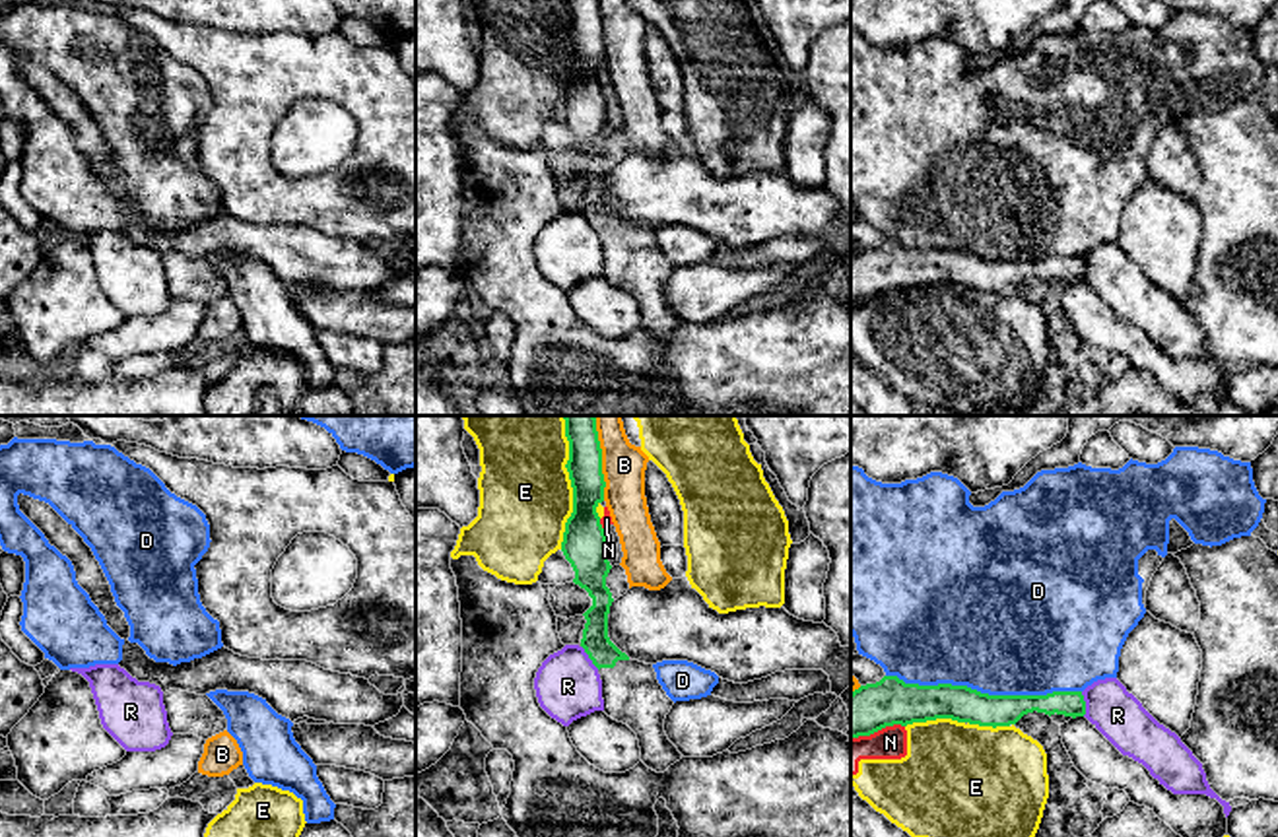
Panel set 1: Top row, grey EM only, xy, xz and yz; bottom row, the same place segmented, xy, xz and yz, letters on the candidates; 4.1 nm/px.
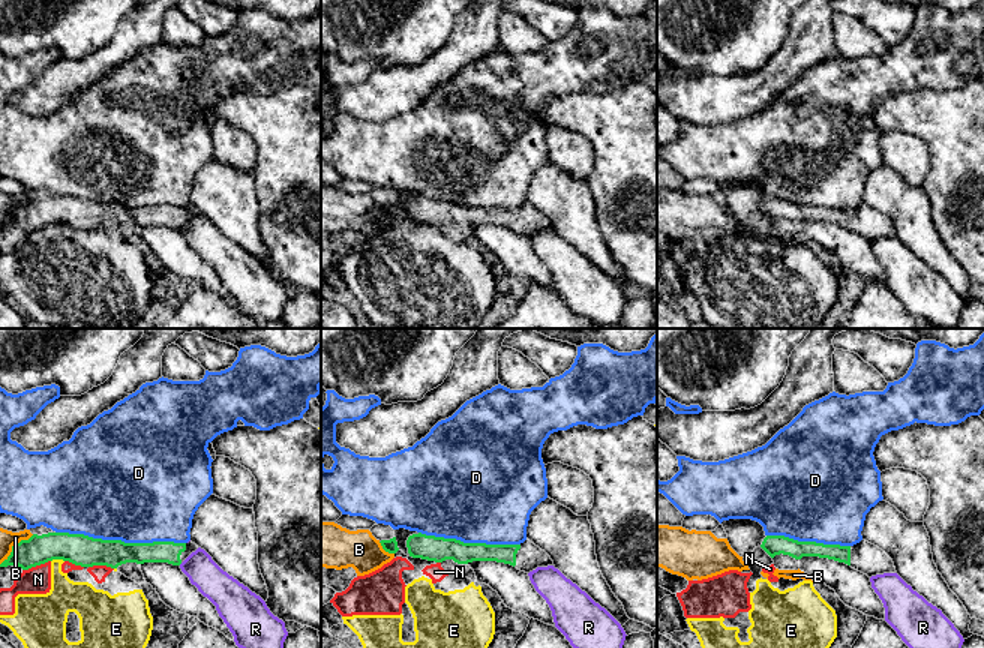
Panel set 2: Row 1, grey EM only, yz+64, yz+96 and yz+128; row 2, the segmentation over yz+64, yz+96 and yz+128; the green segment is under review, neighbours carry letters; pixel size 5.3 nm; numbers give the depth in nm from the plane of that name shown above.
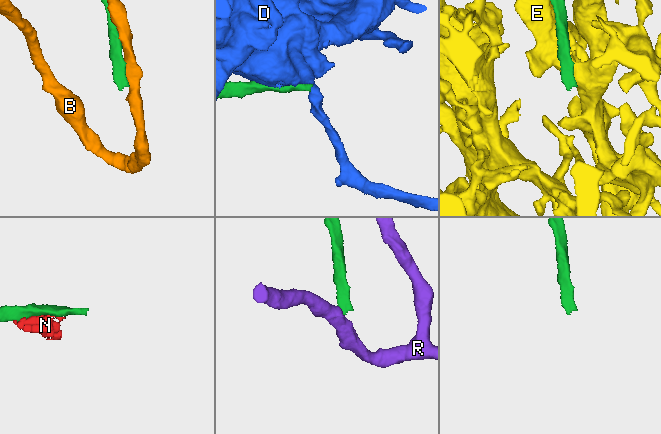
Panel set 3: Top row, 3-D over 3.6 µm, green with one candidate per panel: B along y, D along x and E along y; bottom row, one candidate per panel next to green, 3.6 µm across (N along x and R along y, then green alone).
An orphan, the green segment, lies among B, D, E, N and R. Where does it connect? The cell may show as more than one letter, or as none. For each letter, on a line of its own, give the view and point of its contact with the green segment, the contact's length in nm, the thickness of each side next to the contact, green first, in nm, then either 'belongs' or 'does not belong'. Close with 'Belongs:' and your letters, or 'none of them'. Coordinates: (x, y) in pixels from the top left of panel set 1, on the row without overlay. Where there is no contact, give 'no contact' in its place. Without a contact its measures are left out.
B: meets green in xz at (601, 33); contact 280 nm long; 140 nm thick on the green side, 180 nm on the other; does not belong
D: meets green in yz at (983, 259); contact 800 nm long; 150 nm thick on the green side, 480 nm on the other; does not belong
E: meets green in xz at (573, 57); contact 480 nm long; 180 nm thick on the green side, 380 nm on the other; does not belong
N: meets green in yz at (876, 296); contact 240 nm long; 200 nm thick on the green side, 140 nm on the other; does not belong
R: meets green in yz at (1084, 268); contact 110 nm long; 110 nm thick on the green side, 200 nm on the other; does not belong
Belongs: none of them

